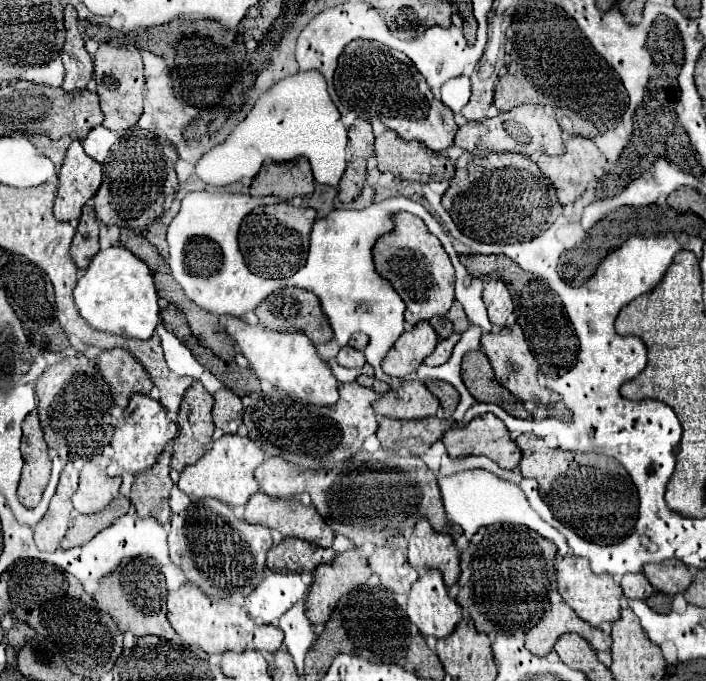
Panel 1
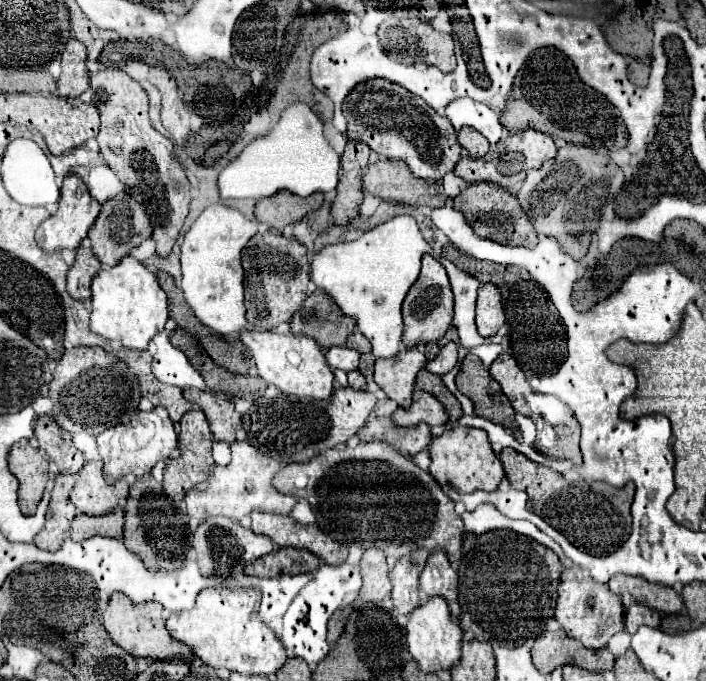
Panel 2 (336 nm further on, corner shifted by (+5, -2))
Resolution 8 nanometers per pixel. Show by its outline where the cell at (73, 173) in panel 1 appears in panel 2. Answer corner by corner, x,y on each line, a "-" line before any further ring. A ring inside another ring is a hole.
68,175
62,183
58,211
40,225
40,241
38,241
40,247
46,253
54,253
54,251
62,251
62,249
76,249
80,245
80,241
86,237
88,229
94,225
98,213
100,213
100,203
90,197
84,181
76,175

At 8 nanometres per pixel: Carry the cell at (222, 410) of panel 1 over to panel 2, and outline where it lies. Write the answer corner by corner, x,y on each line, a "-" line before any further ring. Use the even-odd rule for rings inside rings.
202,393
198,399
198,405
202,407
202,411
208,417
210,431
212,431
214,439
234,443
236,441
236,429
242,423
240,415
234,409
234,403
222,395

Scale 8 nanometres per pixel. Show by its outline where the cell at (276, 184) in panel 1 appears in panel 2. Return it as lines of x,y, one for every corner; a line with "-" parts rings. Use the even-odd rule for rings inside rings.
280,191
278,195
256,203
254,217
268,229
282,233
286,225
296,223
304,219
308,213
316,211
322,205
322,201
324,201
322,193
314,193
310,197
298,197
290,191

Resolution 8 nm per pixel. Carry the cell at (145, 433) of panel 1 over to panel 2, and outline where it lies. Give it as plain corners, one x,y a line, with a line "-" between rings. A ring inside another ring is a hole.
154,407
152,411
138,411
130,423
120,423
98,435
98,451
104,459
104,479
110,485
126,473
134,473
136,477
150,473
150,469
158,461
166,461
176,447
178,435
162,407

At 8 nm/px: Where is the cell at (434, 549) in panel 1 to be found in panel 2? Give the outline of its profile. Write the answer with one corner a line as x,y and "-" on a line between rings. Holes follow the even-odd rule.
434,551
420,575
420,589
426,597
444,597
450,605
452,619
460,619
460,605
458,605
458,575
452,569
444,551

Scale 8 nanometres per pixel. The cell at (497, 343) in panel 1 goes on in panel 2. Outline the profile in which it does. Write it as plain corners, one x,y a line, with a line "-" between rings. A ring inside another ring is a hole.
508,353
498,355
498,359
490,365
490,375
502,385
502,391
506,393
506,397
510,399
512,407
516,413
522,413
526,417
530,417
538,429
536,433
536,449
552,459
570,459
574,465
582,463
582,455
580,455
580,425
572,413
572,409
568,405
564,405
560,399
556,397
546,397
546,395
534,395
530,383
526,383
526,375
524,371
518,367
516,359

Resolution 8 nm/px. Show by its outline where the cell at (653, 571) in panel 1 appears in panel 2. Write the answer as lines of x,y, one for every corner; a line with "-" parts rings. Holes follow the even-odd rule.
614,575
608,583
610,591
616,595
630,593
636,603
652,607
662,613
680,613
684,609
682,597
664,585
650,583
644,577
630,577
630,575

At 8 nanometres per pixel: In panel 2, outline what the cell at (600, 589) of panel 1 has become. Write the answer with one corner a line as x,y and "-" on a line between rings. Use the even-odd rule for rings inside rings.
578,565
564,569
560,575
558,603
554,619
562,625
570,639
578,639
588,649
604,649
608,639
624,629
624,605
622,599
602,583
596,583
590,573

